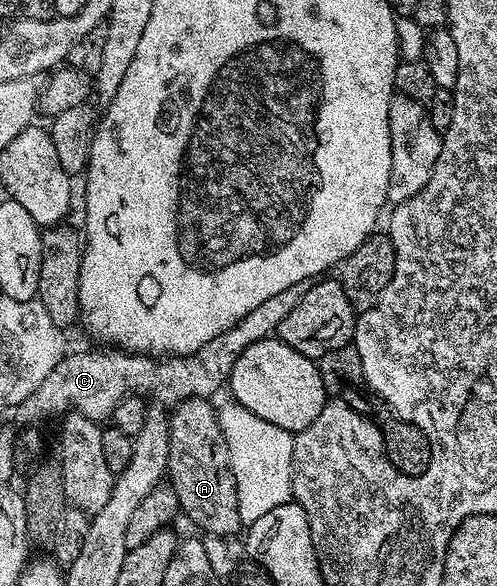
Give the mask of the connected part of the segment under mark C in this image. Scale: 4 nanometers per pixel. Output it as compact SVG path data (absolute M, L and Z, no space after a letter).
M297 283L284 289L284 293L275 293L272 297L268 297L268 301L256 305L256 309L248 313L248 317L244 317L232 329L220 333L220 337L214 337L212 341L208 341L208 345L201 347L194 355L157 359L148 355L127 353L121 349L98 349L102 351L78 351L75 355L67 354L58 362L56 369L52 369L52 373L48 373L48 377L40 381L40 389L36 389L32 397L28 397L17 407L16 416L18 415L22 423L38 423L41 419L52 418L53 415L65 416L69 409L71 412L88 417L93 423L102 425L113 416L116 405L120 405L120 401L127 396L146 397L150 391L151 397L154 398L151 400L166 409L173 409L186 399L214 397L221 387L223 390L227 386L230 374L240 355L256 341L271 338L277 332L280 321L284 321L284 317L288 317L288 313L292 313L292 309L300 305L300 299L304 297L307 288L306 283Z

